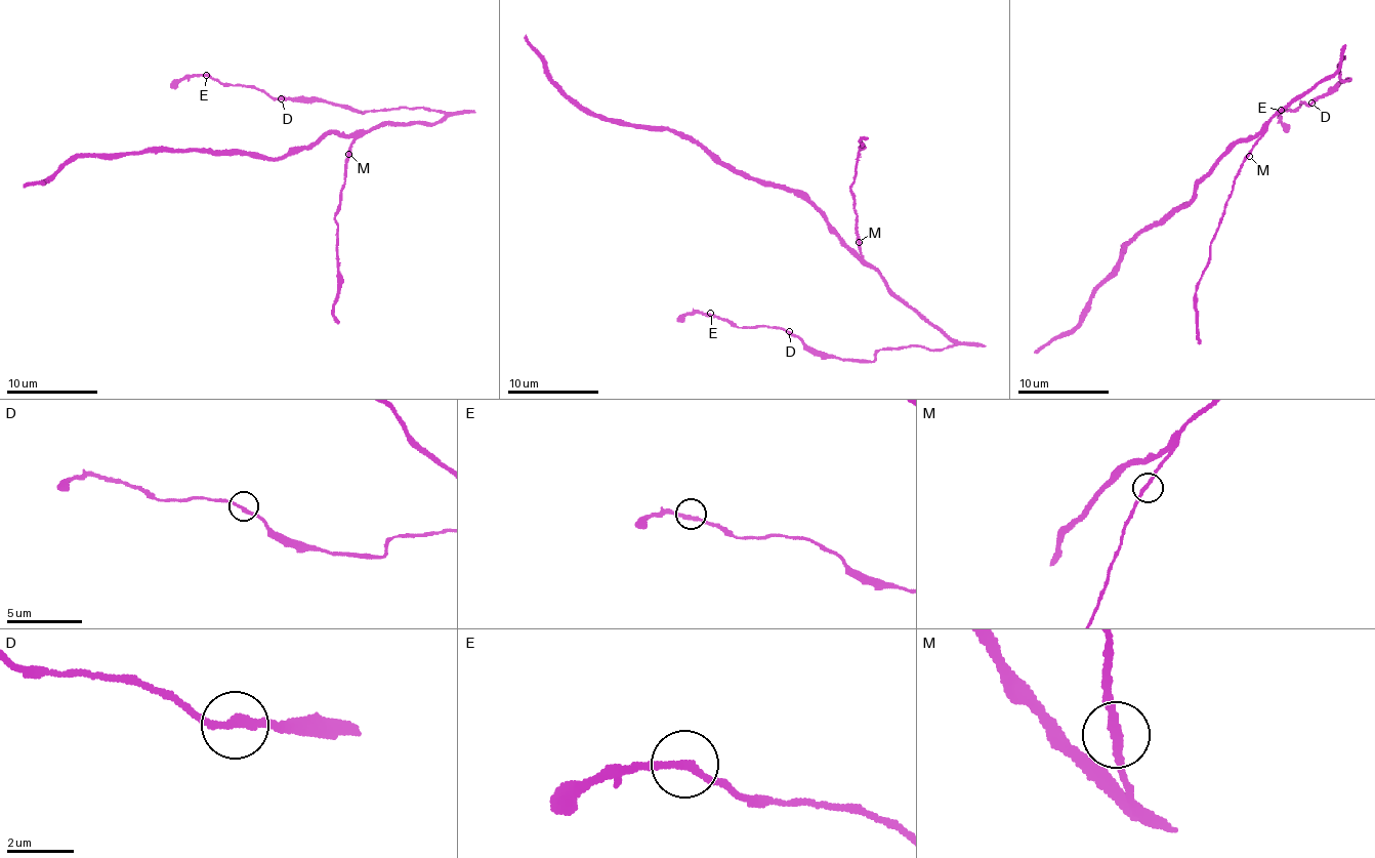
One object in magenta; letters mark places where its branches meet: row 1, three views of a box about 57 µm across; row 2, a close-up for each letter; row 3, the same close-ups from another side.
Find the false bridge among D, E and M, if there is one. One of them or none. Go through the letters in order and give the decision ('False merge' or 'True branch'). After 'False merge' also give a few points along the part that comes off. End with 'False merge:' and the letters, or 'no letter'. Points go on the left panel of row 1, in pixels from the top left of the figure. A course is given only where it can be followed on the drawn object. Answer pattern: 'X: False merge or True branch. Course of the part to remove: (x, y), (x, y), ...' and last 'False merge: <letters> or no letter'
D: True branch
E: True branch
M: True branch
False merge: no letter

